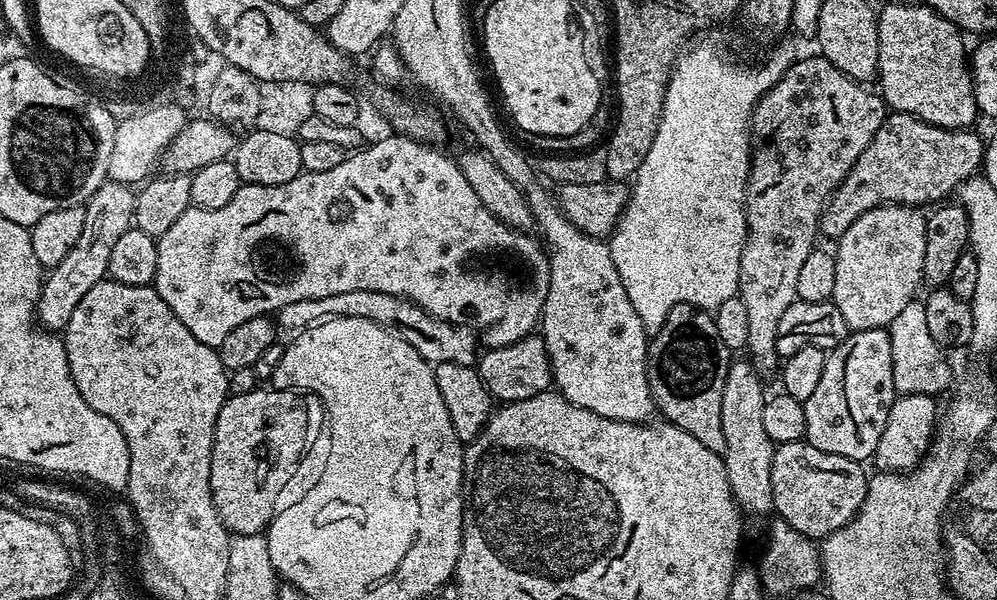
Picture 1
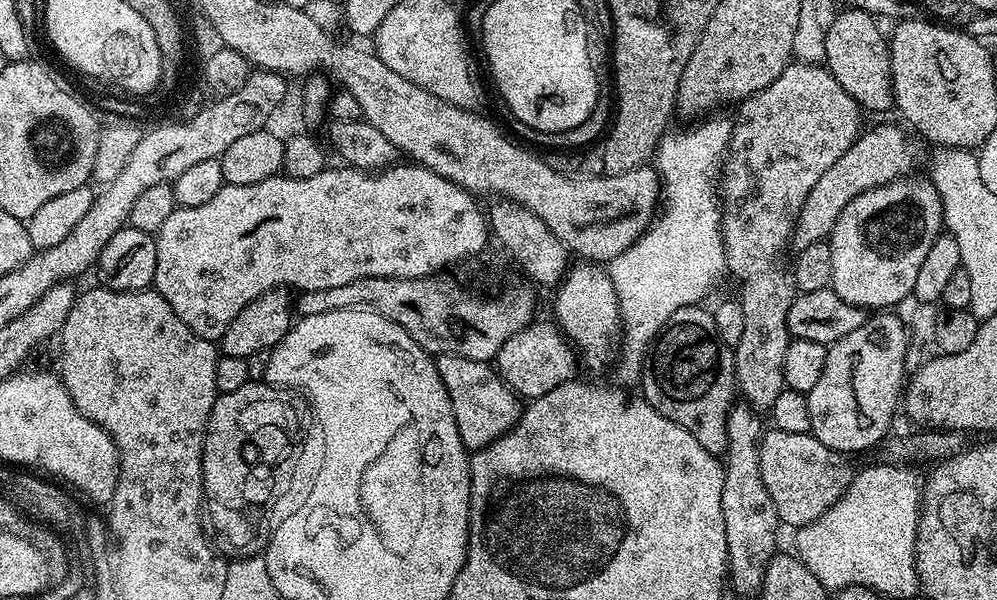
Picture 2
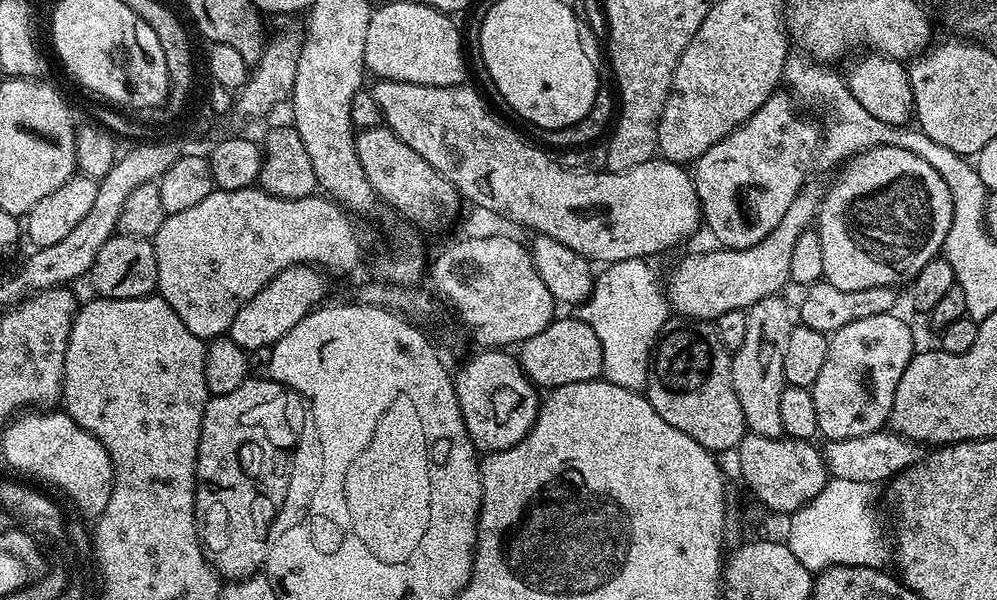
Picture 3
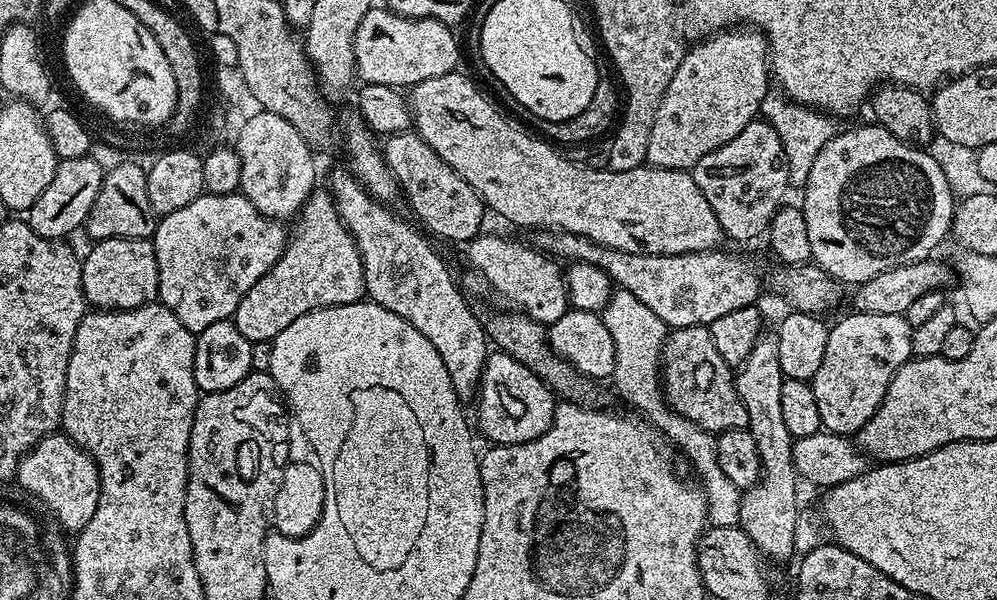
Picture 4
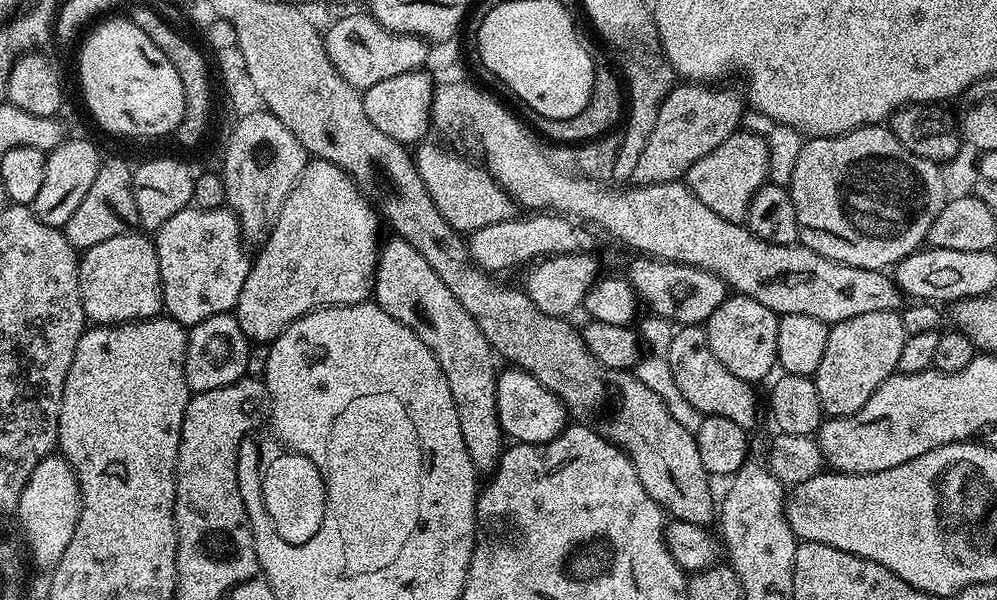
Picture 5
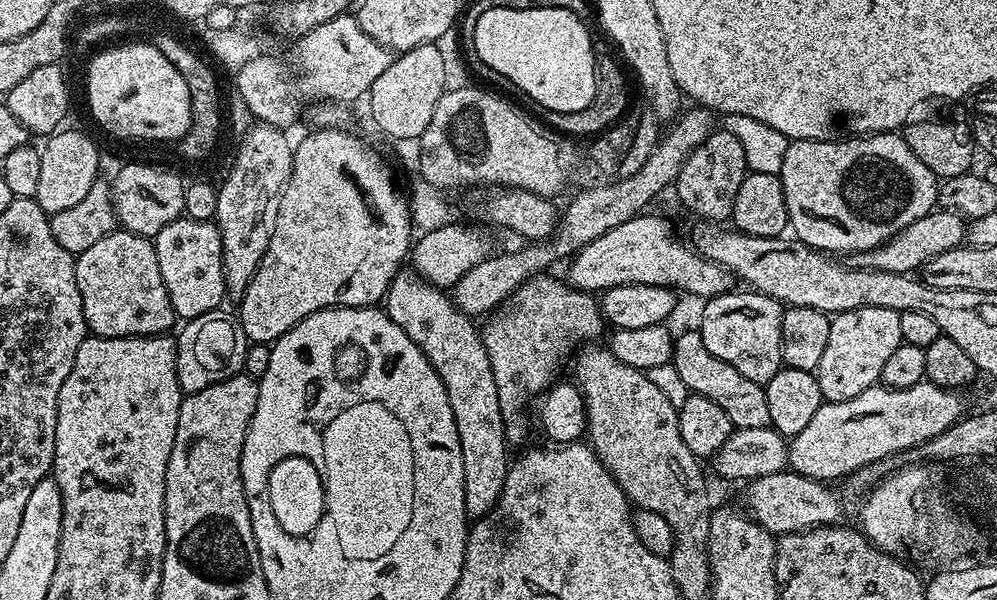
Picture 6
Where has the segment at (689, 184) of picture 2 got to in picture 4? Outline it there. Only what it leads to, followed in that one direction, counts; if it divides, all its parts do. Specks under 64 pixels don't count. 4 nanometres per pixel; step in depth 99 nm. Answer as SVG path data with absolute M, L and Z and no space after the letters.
M616 288L613 291L610 302L604 307L602 315L606 330L610 330L610 338L614 338L616 361L614 362L614 374L611 379L624 391L625 398L641 412L637 413L647 423L651 424L669 445L677 444L688 455L688 460L692 463L693 470L700 475L701 482L699 481L699 483L702 485L702 491L708 503L708 524L713 528L737 527L740 523L740 497L742 489L734 486L734 482L730 482L730 478L726 478L726 474L722 474L722 466L718 463L716 436L711 432L703 432L694 422L679 416L675 410L668 407L668 402L664 398L660 351L664 348L664 338L670 331L668 325L658 320L654 310L642 306L642 302L638 302L638 298L634 298L634 294L630 294L630 290L625 288Z

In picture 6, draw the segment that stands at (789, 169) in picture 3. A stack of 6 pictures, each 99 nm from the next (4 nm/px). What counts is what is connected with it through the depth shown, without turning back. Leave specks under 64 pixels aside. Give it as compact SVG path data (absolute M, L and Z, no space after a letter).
M714 130L686 158L682 170L678 174L674 185L674 193L693 212L700 216L704 222L724 222L729 219L734 210L734 194L738 194L738 186L742 186L742 178L748 175L750 169L740 137L723 130Z

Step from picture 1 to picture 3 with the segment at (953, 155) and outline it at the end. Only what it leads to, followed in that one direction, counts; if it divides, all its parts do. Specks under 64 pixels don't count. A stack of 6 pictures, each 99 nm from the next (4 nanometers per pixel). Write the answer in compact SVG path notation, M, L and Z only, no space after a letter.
M805 186L794 202L790 202L790 210L786 210L782 222L778 222L762 242L749 248L696 252L686 257L668 276L666 295L669 309L680 318L714 322L722 314L730 314L730 310L743 312L753 308L762 298L777 295L780 287L792 279L790 257L800 235L815 225L821 199L821 189Z

